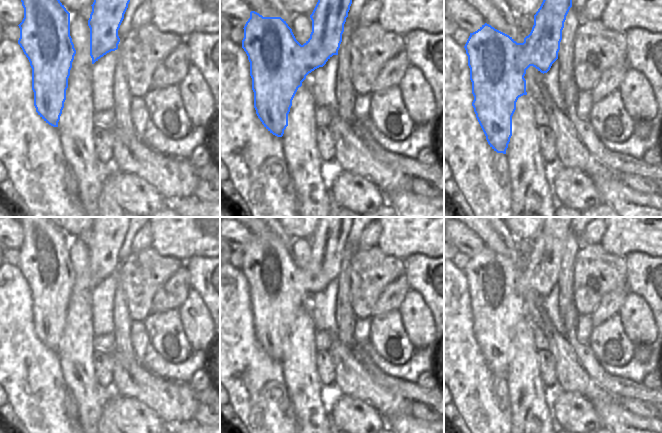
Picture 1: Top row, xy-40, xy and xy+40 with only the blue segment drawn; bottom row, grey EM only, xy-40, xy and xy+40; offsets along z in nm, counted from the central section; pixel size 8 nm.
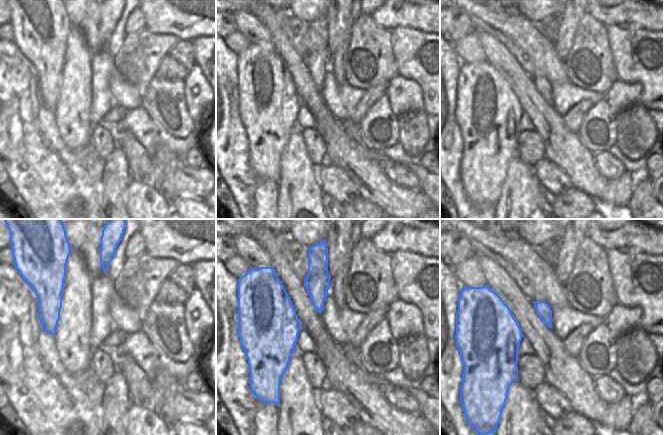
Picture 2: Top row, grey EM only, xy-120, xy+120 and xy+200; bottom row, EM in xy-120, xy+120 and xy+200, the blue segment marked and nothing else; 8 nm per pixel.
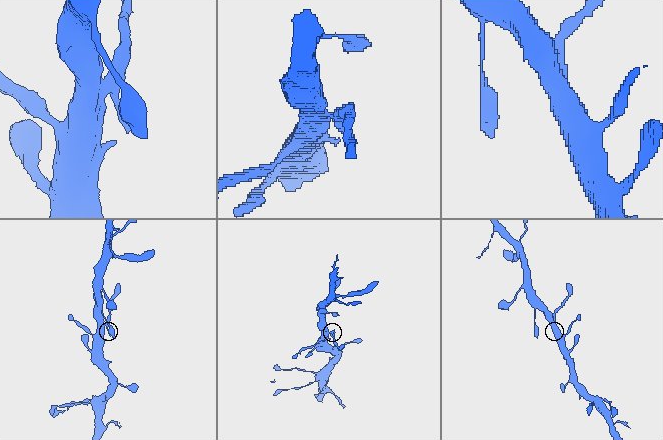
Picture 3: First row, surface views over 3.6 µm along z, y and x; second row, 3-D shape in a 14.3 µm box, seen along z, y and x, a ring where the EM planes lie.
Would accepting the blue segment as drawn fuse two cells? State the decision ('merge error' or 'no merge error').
no merge error

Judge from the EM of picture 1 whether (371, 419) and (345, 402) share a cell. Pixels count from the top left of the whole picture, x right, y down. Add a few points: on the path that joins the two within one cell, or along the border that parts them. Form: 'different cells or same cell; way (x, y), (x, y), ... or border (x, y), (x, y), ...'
same cell; way (365, 419), (362, 419), (351, 408)

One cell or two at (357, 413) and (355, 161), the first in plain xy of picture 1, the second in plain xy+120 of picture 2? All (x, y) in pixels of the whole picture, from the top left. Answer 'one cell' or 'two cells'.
two cells

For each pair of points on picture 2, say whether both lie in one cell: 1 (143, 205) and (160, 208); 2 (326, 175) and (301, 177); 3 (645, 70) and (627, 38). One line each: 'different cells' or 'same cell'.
1: same cell
2: different cells
3: same cell

